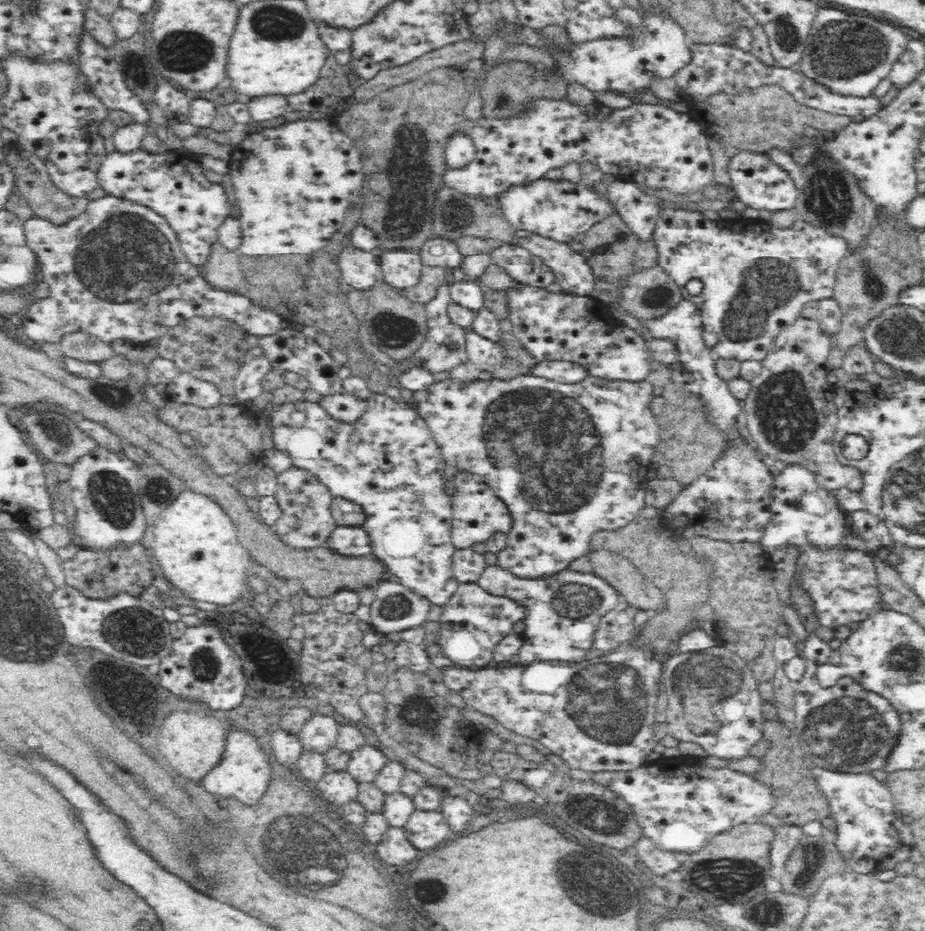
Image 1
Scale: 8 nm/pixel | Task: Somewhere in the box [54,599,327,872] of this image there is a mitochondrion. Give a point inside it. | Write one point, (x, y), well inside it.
(135, 632)

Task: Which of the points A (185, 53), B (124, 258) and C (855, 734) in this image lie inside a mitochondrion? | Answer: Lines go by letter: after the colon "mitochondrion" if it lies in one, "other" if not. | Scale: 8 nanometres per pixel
A: mitochondrion
B: mitochondrion
C: mitochondrion

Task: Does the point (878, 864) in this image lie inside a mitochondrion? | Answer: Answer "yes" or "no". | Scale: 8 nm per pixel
no

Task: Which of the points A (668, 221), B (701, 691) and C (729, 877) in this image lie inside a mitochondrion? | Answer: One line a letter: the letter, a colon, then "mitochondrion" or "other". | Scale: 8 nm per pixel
A: other
B: mitochondrion
C: mitochondrion

